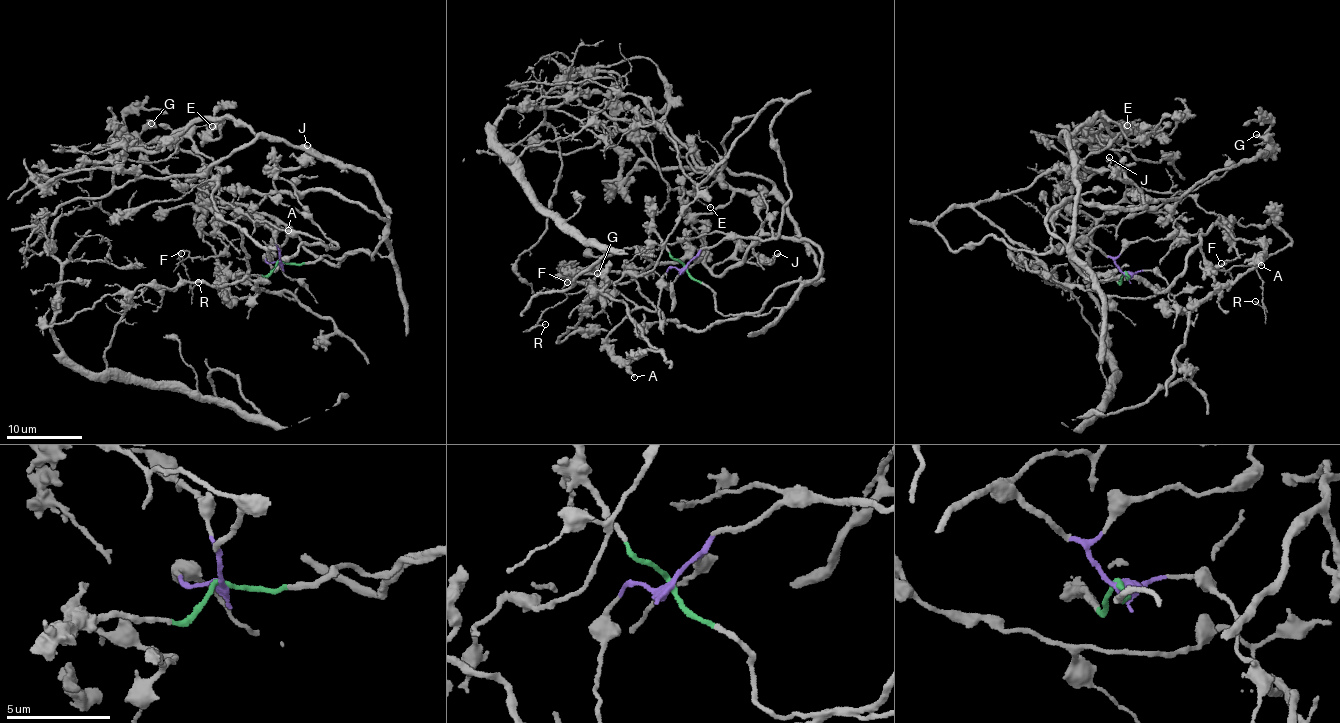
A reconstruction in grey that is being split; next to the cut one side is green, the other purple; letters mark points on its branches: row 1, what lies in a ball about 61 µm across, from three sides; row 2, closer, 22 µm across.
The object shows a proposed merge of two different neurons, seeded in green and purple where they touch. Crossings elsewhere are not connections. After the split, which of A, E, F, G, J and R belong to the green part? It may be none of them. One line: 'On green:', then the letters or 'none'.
On green: A, F, G, J, R

